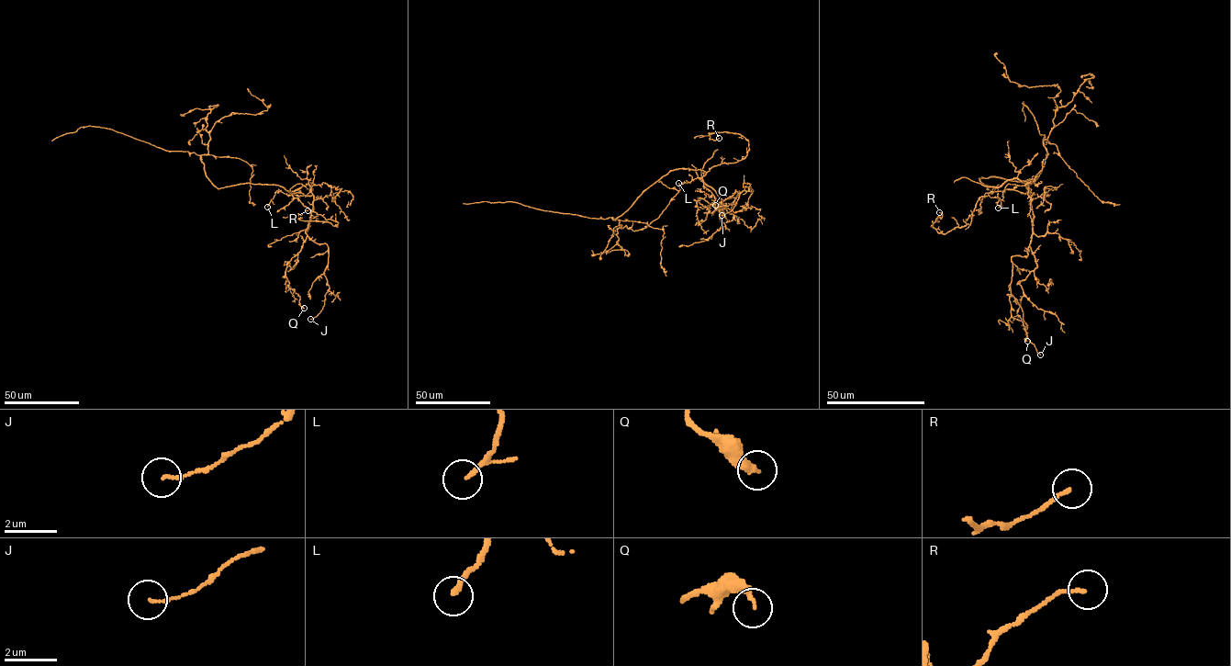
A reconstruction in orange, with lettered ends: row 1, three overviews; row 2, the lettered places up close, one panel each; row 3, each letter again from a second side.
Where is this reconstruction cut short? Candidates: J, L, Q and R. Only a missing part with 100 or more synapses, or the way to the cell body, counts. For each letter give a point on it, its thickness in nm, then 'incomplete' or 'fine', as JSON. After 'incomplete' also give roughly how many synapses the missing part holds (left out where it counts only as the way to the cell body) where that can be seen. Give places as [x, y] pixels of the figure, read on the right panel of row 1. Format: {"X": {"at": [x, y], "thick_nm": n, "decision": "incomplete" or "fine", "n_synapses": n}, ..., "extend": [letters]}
{"J": {"at": [1040, 355], "thick_nm": 110, "decision": "fine"}, "L": {"at": [998, 208], "thick_nm": 180, "decision": "fine"}, "Q": {"at": [1027, 341], "thick_nm": 240, "decision": "fine"}, "R": {"at": [939, 212], "thick_nm": 140, "decision": "fine"}, "extend": []}

